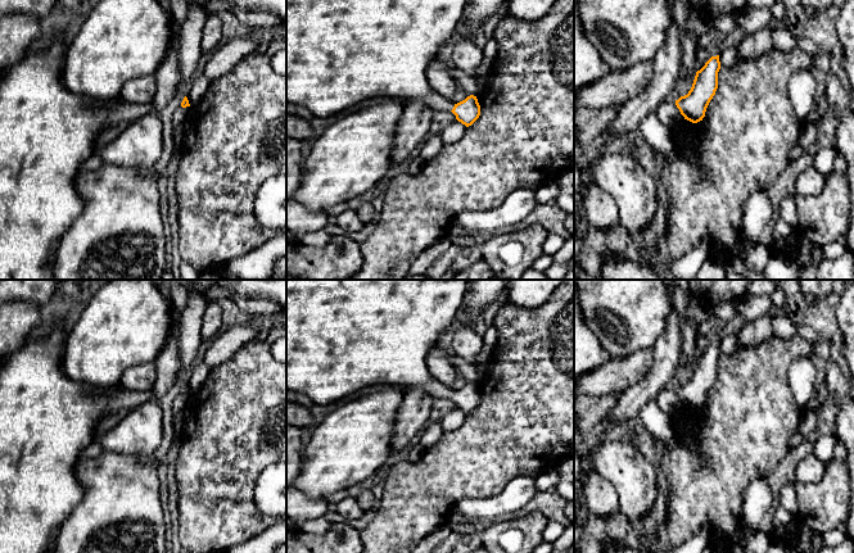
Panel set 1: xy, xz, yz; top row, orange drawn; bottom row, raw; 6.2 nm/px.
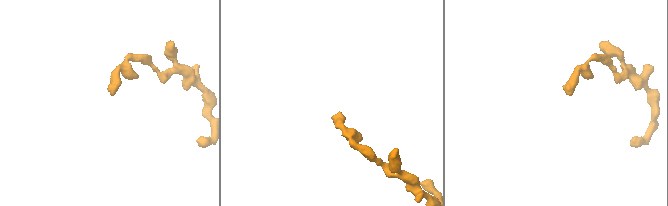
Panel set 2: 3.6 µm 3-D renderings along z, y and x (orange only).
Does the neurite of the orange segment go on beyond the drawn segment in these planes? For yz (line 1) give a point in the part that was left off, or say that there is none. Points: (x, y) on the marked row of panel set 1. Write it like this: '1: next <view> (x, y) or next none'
1: next none

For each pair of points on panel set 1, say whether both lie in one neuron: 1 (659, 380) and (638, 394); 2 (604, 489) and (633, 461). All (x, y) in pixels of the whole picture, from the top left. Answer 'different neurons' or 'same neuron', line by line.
1: same neuron
2: different neurons

